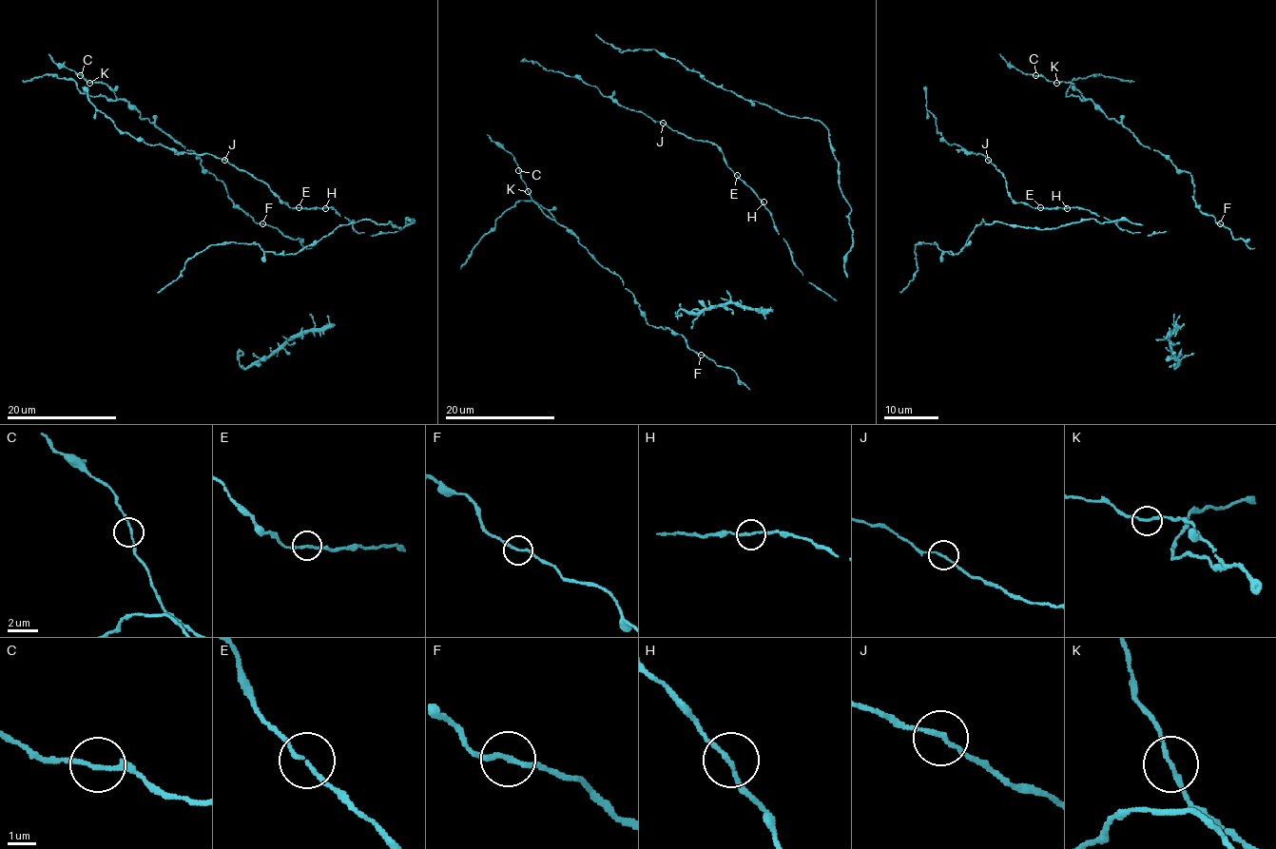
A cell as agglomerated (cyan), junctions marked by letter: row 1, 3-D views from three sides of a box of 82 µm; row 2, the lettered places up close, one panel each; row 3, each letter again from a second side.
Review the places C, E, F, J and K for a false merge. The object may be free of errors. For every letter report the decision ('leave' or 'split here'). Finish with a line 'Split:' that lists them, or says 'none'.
C: leave
E: leave
F: leave
J: leave
K: leave
Split: none

